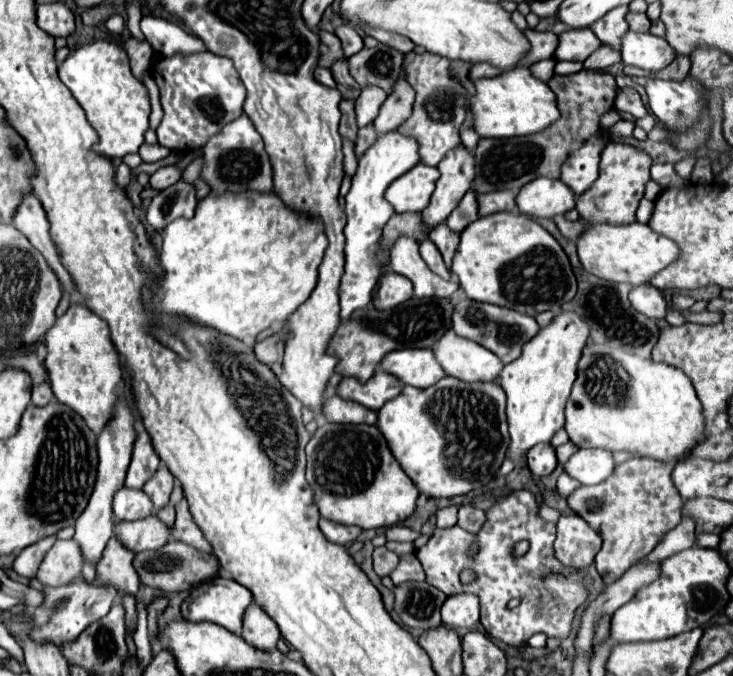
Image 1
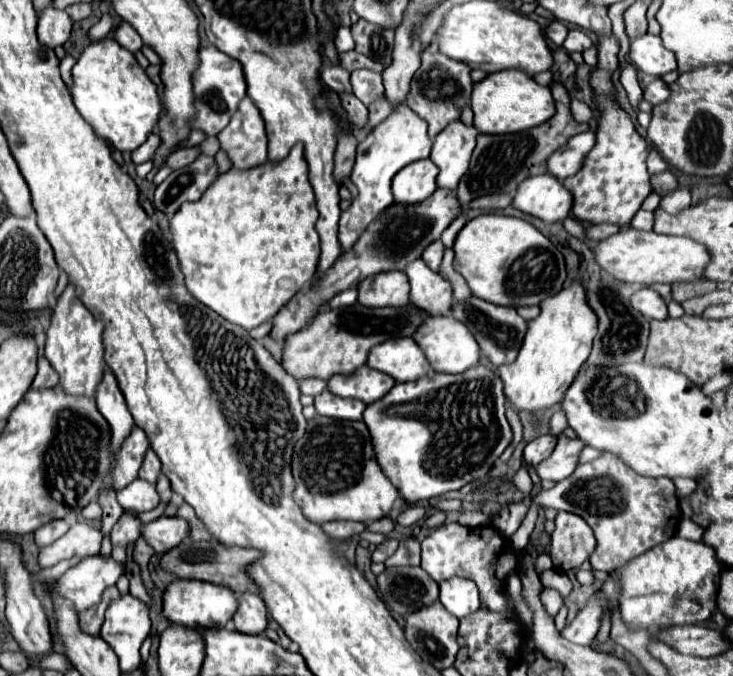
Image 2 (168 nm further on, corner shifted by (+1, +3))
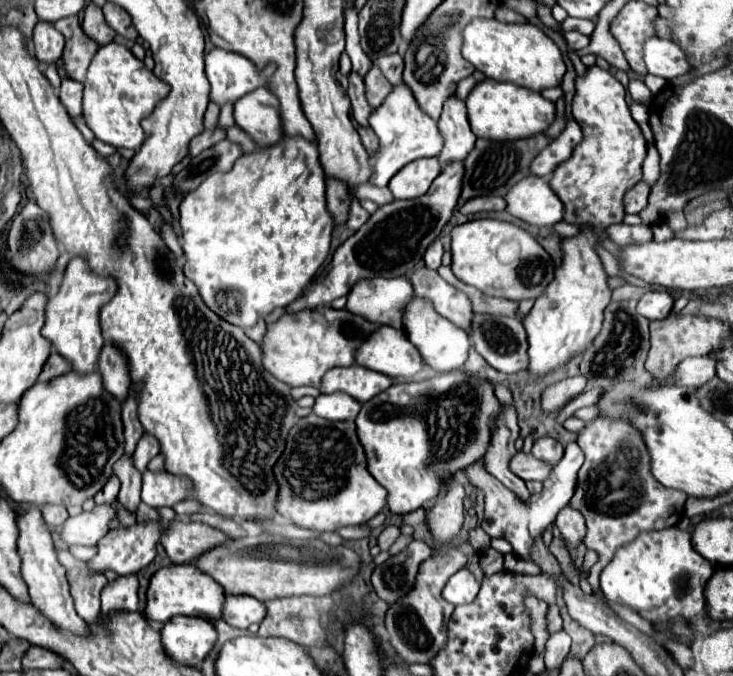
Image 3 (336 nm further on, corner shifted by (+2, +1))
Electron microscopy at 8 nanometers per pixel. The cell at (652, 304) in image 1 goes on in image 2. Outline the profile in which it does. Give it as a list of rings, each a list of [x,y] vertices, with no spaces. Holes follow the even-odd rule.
[[[643,287],[639,289],[633,297],[631,297],[631,305],[643,313],[647,319],[667,319],[669,313],[667,313],[667,303],[665,299],[655,293],[653,289],[649,287]]]

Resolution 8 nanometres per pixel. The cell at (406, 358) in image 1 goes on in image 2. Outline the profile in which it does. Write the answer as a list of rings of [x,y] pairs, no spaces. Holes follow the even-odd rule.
[[[395,337],[371,347],[367,365],[391,375],[395,381],[417,381],[431,371],[421,347],[411,337]]]

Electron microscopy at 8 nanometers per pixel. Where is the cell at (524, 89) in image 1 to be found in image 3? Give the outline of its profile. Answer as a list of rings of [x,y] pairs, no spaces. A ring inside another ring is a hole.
[[[484,79],[480,81],[466,99],[468,121],[472,133],[482,139],[522,139],[542,133],[550,127],[556,117],[556,105],[544,99],[540,93],[520,87],[508,81]]]

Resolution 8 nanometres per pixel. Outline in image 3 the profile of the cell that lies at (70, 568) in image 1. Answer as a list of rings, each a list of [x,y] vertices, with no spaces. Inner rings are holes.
[[[96,505],[92,513],[80,513],[70,517],[60,529],[60,541],[64,547],[72,545],[96,545],[106,533],[108,523],[114,517],[112,505]]]

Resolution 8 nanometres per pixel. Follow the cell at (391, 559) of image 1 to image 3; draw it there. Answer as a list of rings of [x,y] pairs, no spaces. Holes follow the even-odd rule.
[[[388,525],[388,527],[384,527],[384,531],[382,531],[380,537],[378,537],[378,547],[380,547],[382,551],[388,551],[390,545],[392,545],[398,537],[400,537],[400,529],[394,527],[394,525]]]

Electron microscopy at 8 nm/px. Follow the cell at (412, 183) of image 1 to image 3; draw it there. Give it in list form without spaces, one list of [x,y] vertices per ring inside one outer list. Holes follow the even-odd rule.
[[[436,157],[430,159],[418,159],[414,163],[408,163],[394,179],[390,181],[388,189],[392,191],[394,199],[416,199],[422,193],[426,193],[432,185],[432,181],[442,173],[442,167]]]

